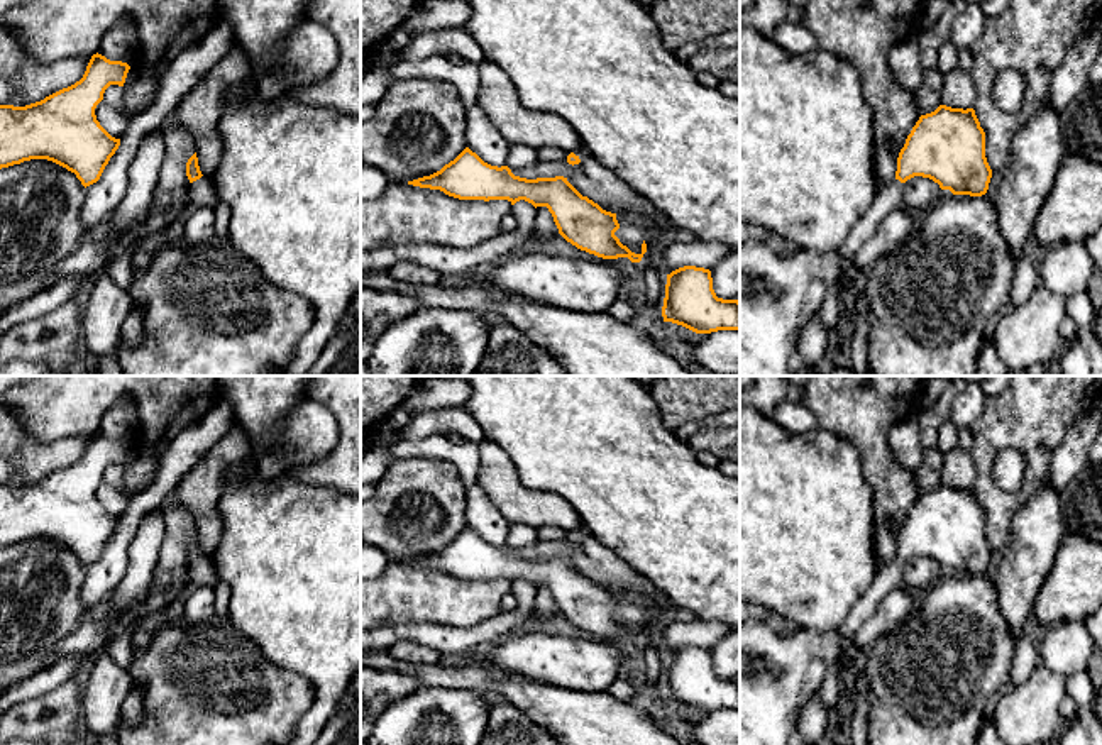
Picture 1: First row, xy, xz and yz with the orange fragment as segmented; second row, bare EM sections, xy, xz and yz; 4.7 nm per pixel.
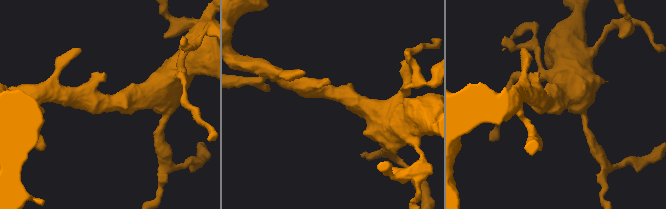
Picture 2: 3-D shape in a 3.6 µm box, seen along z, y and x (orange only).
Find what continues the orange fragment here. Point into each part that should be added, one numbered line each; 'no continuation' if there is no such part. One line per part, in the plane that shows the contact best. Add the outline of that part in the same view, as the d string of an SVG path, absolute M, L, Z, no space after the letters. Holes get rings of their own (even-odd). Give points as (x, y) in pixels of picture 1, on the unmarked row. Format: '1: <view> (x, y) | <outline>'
1: xy (200, 573) | M201 555L200 559L190 562L186 574L190 579L190 588L207 588L218 582L218 576L208 555Z

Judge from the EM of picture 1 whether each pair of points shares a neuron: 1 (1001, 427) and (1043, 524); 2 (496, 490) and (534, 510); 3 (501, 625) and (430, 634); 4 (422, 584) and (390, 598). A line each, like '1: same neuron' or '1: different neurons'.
1: different neurons
2: same neuron
3: same neuron
4: same neuron

